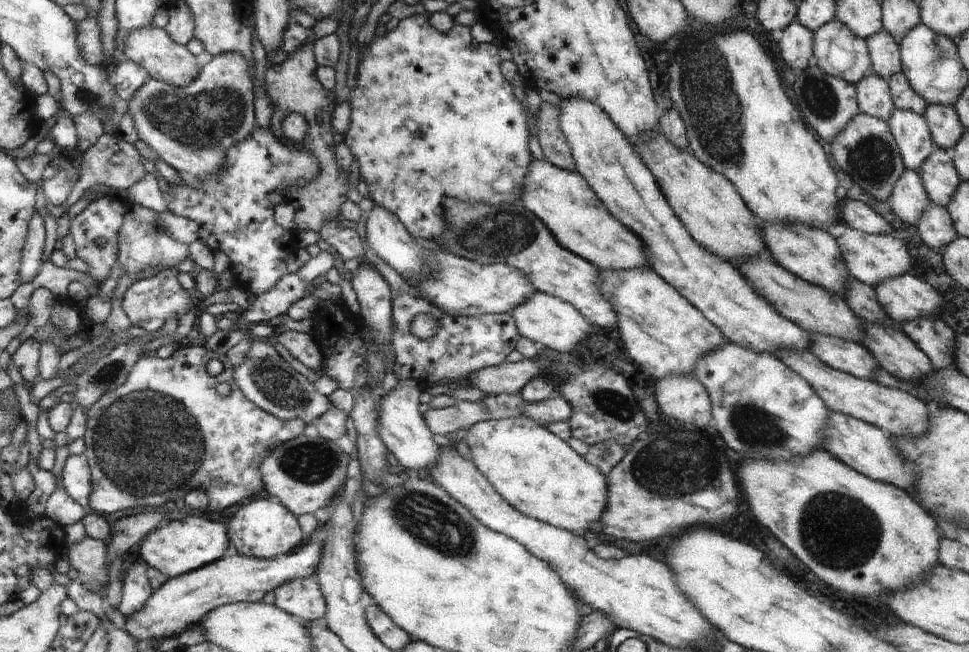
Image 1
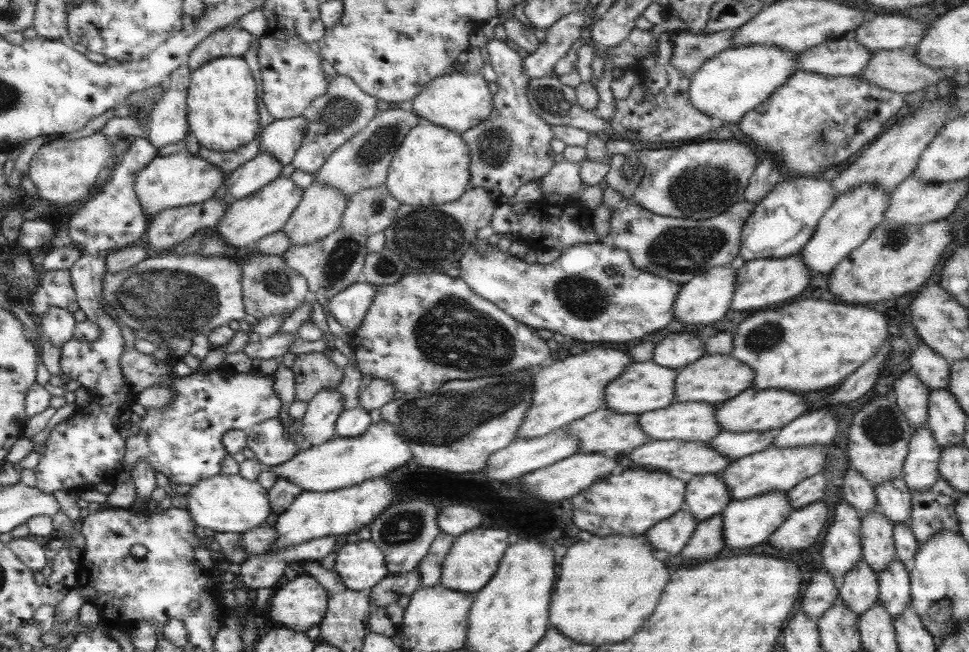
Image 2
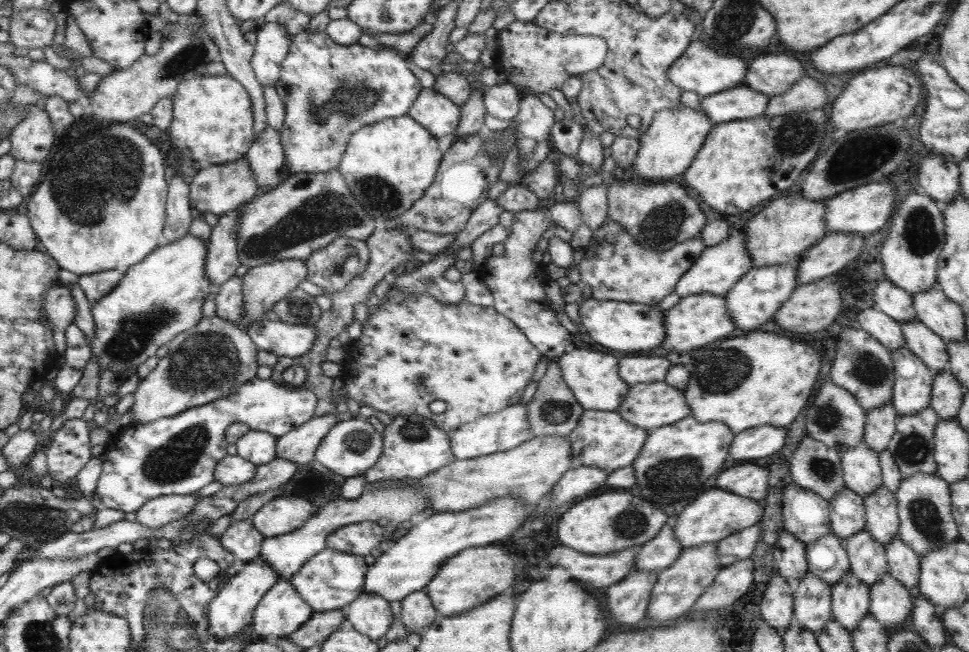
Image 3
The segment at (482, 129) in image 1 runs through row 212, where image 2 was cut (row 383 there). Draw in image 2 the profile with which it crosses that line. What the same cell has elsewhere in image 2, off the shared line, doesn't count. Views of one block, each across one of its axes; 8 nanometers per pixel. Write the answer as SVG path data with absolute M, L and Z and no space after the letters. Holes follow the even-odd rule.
M411 271L393 284L374 287L371 304L353 332L349 347L353 350L361 375L385 380L393 385L394 391L427 394L451 380L481 380L485 376L499 378L509 372L531 371L533 366L552 356L546 341L539 338L533 329L511 318L493 303L484 302L458 276Z

